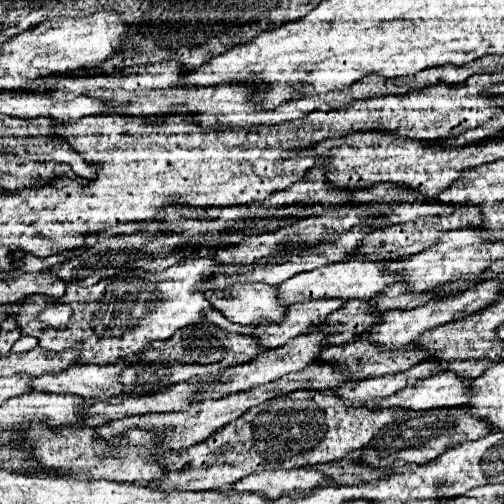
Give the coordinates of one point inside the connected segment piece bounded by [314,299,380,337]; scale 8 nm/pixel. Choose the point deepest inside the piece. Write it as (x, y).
(354, 316)

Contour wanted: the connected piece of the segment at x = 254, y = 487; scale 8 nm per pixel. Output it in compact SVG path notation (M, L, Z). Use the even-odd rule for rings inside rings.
M302 467L302 469L290 469L290 471L262 471L252 473L238 483L232 485L234 491L248 491L248 493L260 493L266 499L280 499L282 495L288 495L292 491L308 491L312 487L326 487L332 485L324 475L320 475L314 467Z

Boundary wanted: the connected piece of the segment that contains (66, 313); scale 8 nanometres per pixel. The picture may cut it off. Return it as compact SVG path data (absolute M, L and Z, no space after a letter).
M52 305L38 315L38 319L50 327L60 327L62 323L68 323L70 317L72 317L72 307L66 305Z

